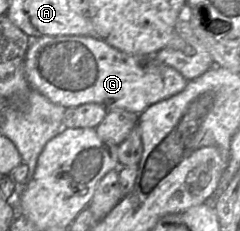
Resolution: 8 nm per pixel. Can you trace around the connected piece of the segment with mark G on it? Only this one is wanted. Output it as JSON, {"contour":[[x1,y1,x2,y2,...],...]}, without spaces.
{"contour":[[95,36,32,38,23,64,30,88,65,108,98,103,107,110,123,109,140,115,151,105,178,94,188,83,155,55,127,54]]}

